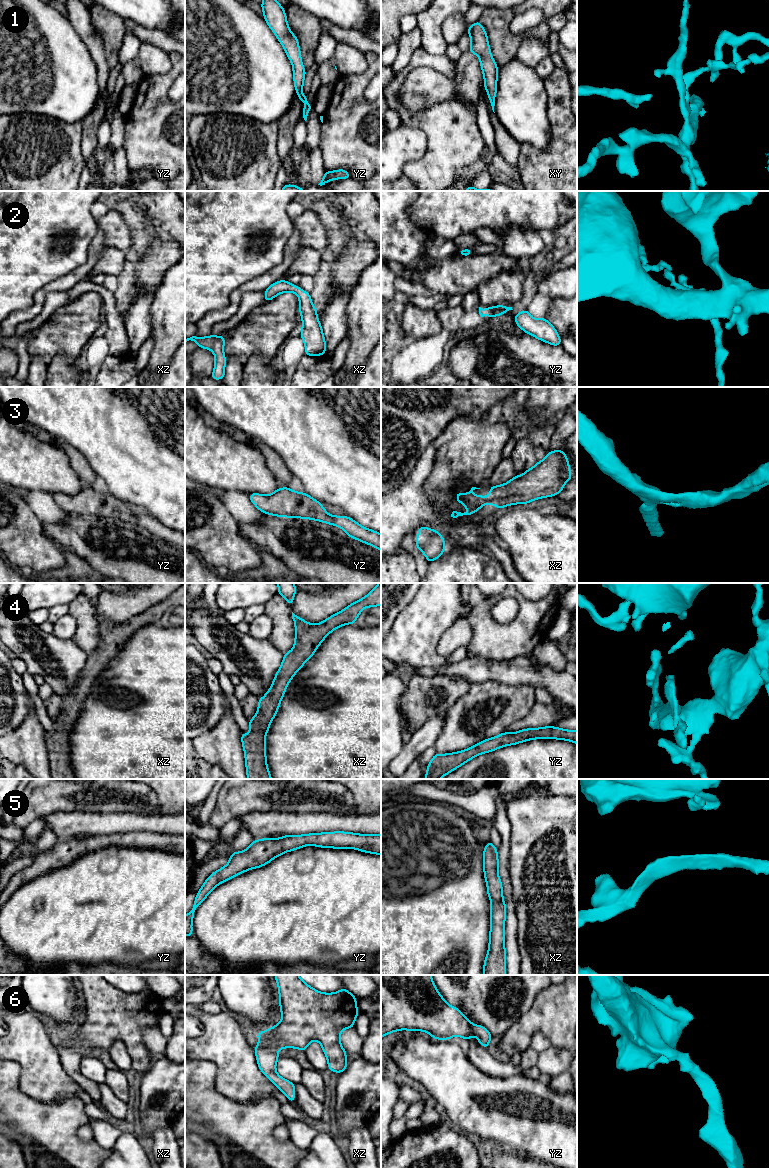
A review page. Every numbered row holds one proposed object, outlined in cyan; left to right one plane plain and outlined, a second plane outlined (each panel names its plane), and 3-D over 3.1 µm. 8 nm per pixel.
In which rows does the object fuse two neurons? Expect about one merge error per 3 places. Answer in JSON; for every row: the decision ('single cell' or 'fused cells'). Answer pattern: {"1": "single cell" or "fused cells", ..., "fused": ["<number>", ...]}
{"1": "single cell", "2": "single cell", "3": "single cell", "4": "single cell", "5": "single cell", "6": "single cell", "fused": []}

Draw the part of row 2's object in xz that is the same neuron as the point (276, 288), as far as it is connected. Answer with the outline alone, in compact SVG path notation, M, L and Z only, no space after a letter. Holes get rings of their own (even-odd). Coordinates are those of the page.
M281 280L274 282L265 290L264 302L272 300L284 292L293 292L299 296L299 312L302 317L302 331L300 338L305 343L305 355L321 356L326 353L326 342L323 330L317 317L317 309L313 306L309 292L300 287Z

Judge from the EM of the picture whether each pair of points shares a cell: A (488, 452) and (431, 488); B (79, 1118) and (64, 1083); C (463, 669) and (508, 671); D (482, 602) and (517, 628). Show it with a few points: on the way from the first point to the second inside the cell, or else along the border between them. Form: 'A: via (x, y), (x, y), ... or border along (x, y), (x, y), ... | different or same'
A: via (474, 452), (468, 452), (445, 475) | same
B: border along (78, 1096), (47, 1103) | different
C: via (474, 669), (497, 671) | same
D: via (482, 614), (495, 628), (505, 628) | same

